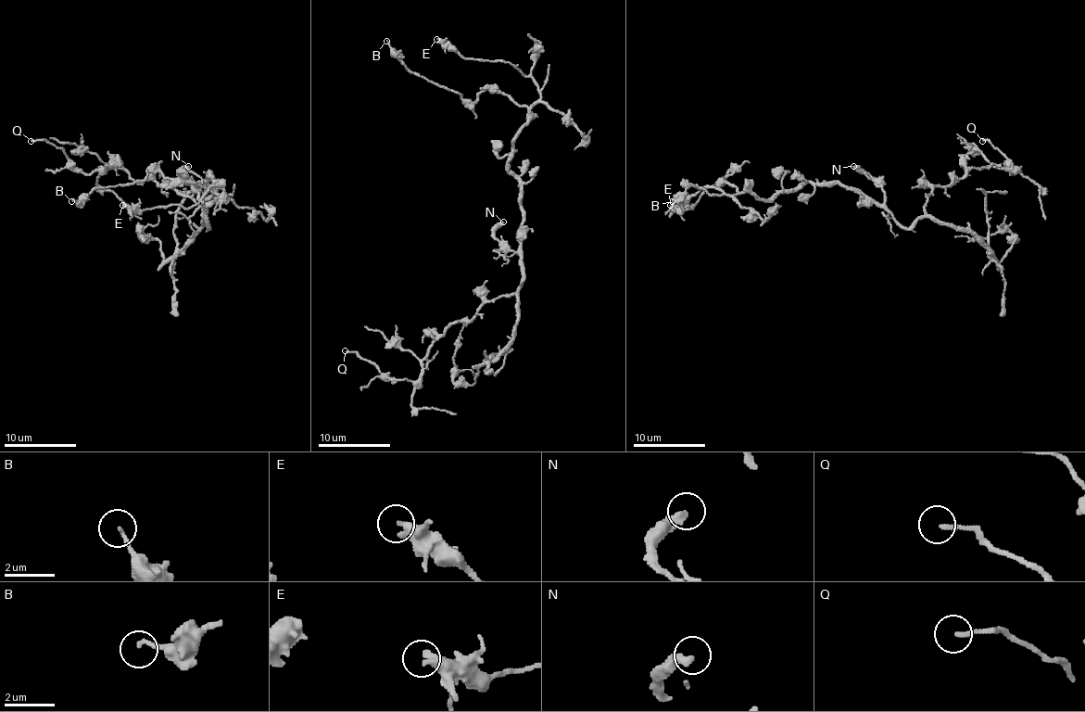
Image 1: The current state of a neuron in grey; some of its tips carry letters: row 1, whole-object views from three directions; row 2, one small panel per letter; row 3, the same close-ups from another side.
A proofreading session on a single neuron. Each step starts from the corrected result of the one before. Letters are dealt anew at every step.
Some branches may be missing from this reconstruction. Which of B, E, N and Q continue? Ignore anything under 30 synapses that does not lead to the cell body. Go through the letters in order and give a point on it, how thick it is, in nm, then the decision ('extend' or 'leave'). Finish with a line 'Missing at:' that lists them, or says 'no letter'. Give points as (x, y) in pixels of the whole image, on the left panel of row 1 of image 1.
B: at (71, 201); 150 nm thick; leave
E: at (122, 205); 400 nm thick; leave
N: at (188, 166); 360 nm thick; leave
Q: at (31, 141); 180 nm thick; leave
Missing at: no letter

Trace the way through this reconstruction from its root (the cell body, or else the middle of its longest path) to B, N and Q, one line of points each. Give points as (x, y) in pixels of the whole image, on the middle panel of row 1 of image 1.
B: (519, 231), (519, 183), (509, 162), (528, 108), (486, 89), (465, 101), (456, 91), (415, 74), (386, 41)
N: (519, 231), (519, 250), (513, 252), (494, 236), (494, 231), (503, 222)
Q: (519, 231), (519, 290), (485, 302), (469, 321), (453, 322), (429, 349), (415, 381), (386, 377), (345, 350)

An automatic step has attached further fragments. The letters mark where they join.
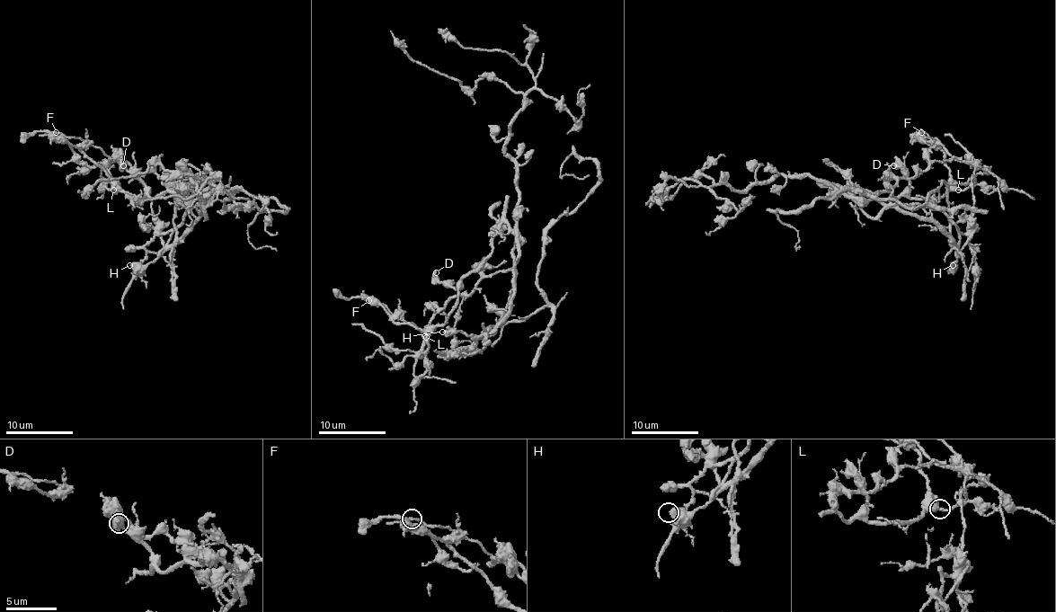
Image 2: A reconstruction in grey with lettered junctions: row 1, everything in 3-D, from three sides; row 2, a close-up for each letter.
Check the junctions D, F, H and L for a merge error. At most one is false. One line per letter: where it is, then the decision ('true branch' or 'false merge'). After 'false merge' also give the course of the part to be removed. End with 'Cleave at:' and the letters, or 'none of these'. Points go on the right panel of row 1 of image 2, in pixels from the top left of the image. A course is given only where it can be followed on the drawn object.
D: at (893, 165); true branch
F: at (921, 132); false merge; foreign part runs (920, 132), (949, 169), (941, 196), (843, 190), (858, 199), (941, 209), (971, 247), (970, 309)
H: at (953, 265); true branch
L: at (958, 190); true branch
Cleave at: F

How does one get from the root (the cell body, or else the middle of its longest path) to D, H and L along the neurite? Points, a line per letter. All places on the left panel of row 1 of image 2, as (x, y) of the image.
D: (196, 223), (200, 217), (200, 203), (189, 190), (167, 179), (167, 190), (152, 198), (145, 186), (123, 165)
H: (196, 223), (181, 238), (165, 247), (152, 261), (145, 265), (129, 265)
L: (196, 223), (200, 217), (199, 198), (170, 179), (167, 179), (167, 190), (154, 198), (133, 198), (113, 190)

